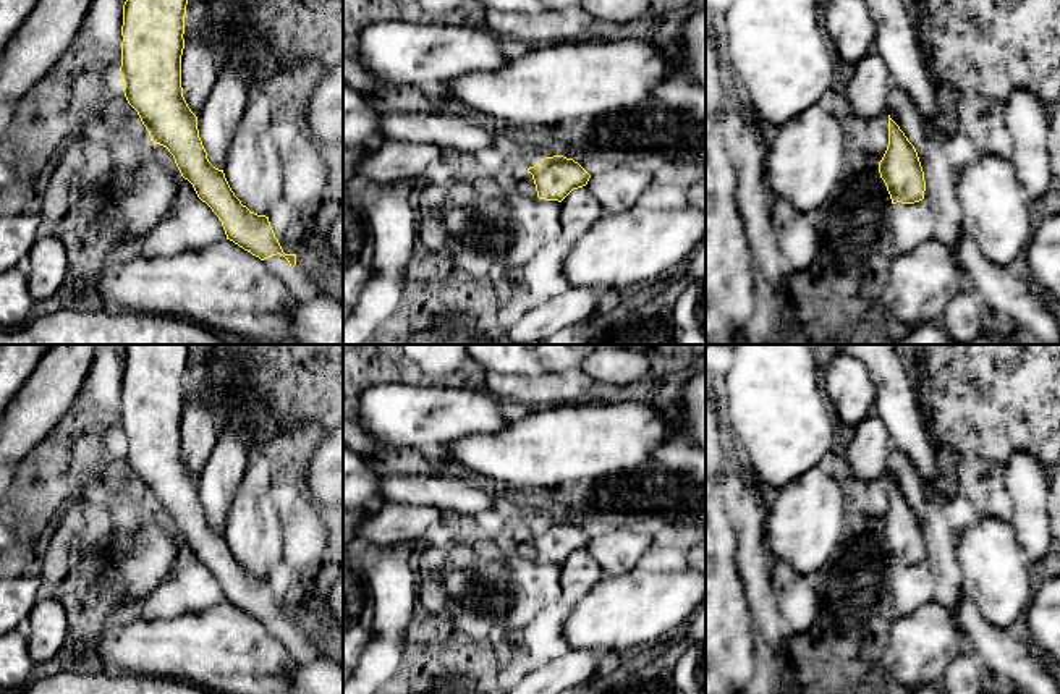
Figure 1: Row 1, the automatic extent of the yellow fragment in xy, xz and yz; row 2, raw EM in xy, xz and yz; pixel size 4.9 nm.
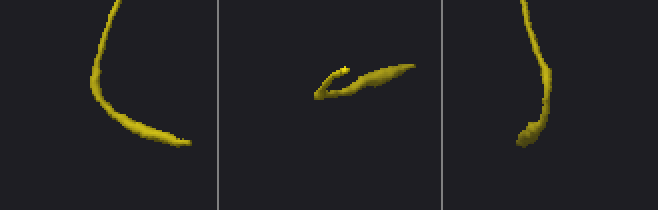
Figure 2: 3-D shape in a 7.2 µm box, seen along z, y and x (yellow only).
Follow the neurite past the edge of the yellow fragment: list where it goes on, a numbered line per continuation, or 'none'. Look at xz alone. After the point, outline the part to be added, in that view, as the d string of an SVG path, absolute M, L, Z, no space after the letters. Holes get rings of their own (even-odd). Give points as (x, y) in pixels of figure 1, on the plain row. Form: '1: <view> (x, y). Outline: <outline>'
none

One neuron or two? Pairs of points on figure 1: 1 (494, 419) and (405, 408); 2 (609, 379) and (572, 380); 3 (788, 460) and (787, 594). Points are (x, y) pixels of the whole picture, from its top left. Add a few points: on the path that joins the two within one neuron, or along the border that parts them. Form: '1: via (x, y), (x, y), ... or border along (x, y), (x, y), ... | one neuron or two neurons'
1: via (471, 419), (428, 418) | one neuron
2: border along (578, 368), (597, 389) | two neurons
3: border along (816, 465), (780, 490) | two neurons

